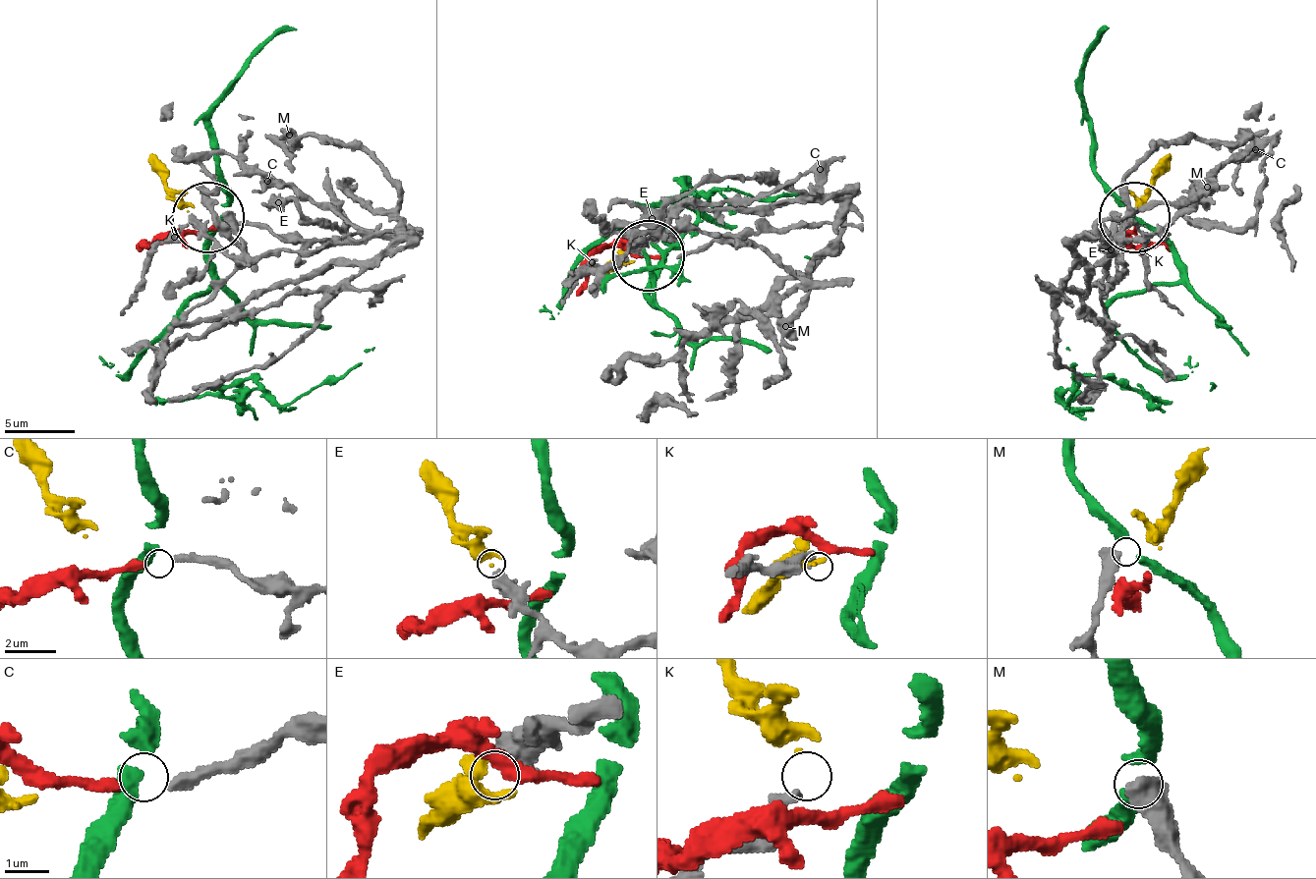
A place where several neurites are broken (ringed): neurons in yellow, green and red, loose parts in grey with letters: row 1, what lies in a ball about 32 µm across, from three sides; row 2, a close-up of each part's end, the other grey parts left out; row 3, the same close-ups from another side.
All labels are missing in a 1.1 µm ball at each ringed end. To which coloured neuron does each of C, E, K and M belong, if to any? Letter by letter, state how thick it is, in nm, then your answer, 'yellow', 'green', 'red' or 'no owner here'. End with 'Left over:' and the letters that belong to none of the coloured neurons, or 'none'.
C: 260 nm | red
E: 550 nm | yellow
K: 240 nm | no owner here
M: 550 nm | no owner here
Left over: K, M

